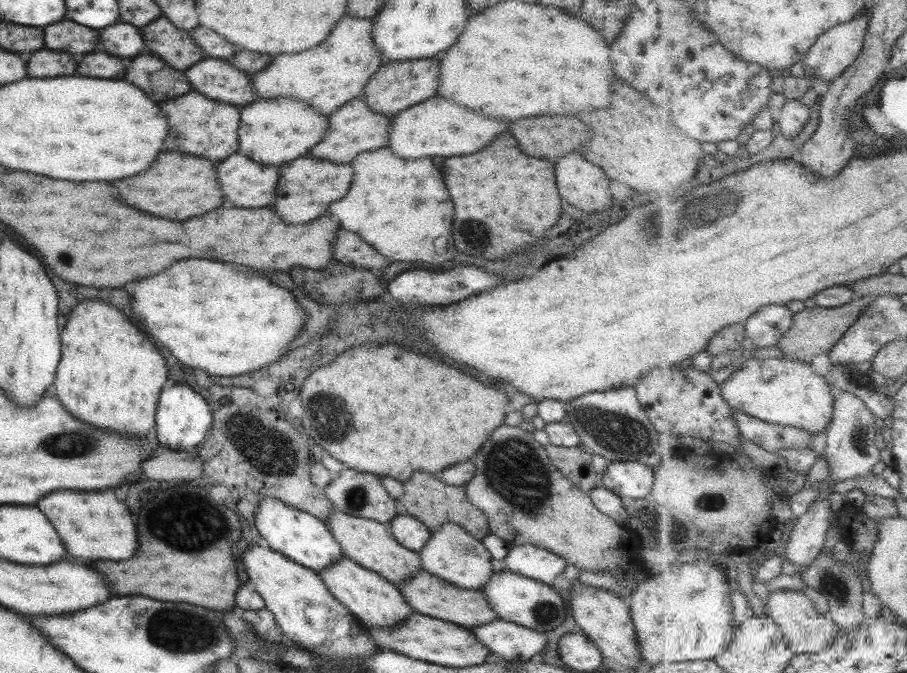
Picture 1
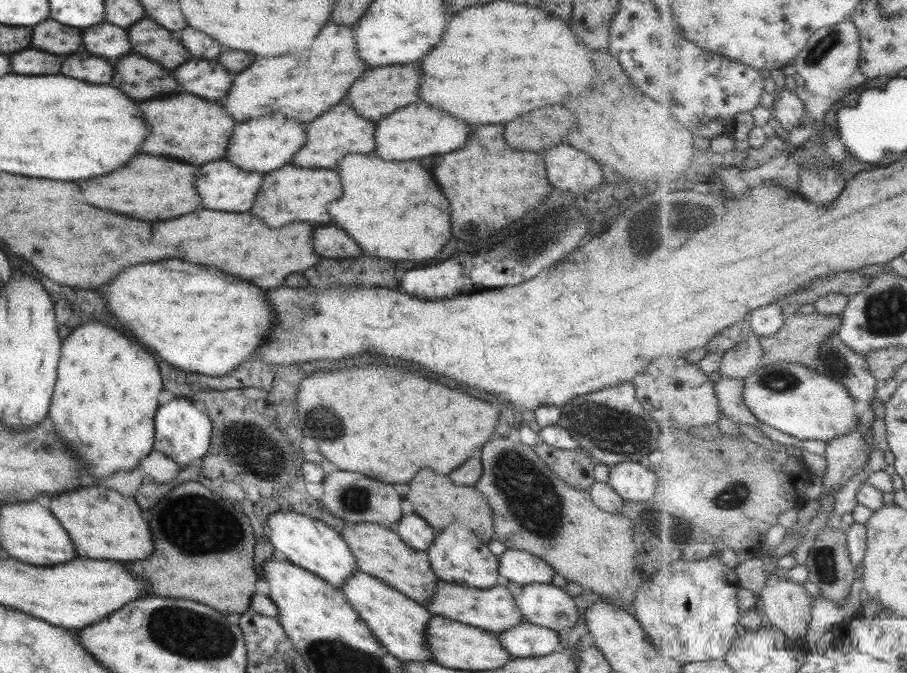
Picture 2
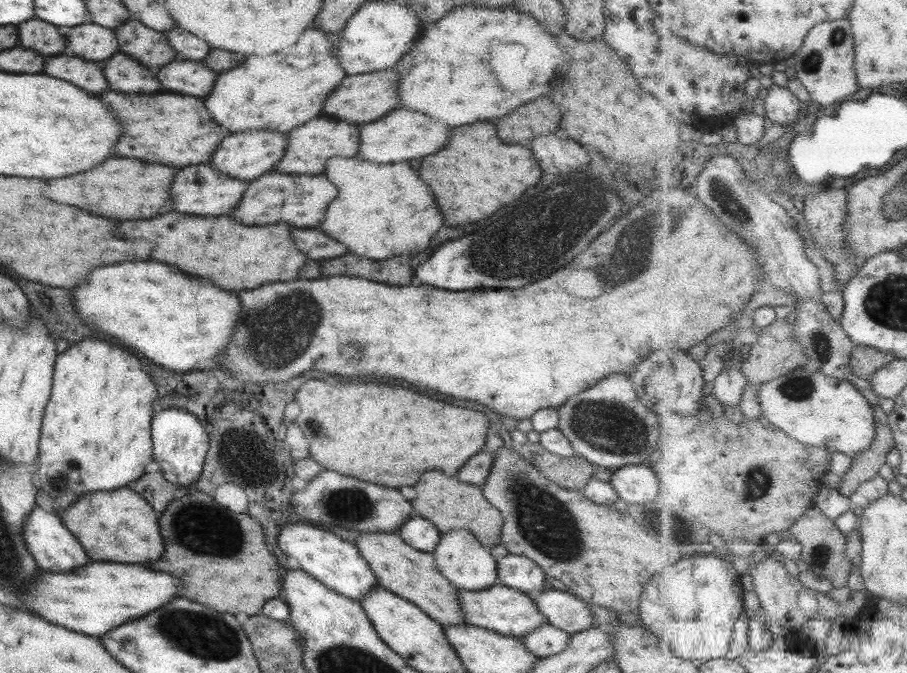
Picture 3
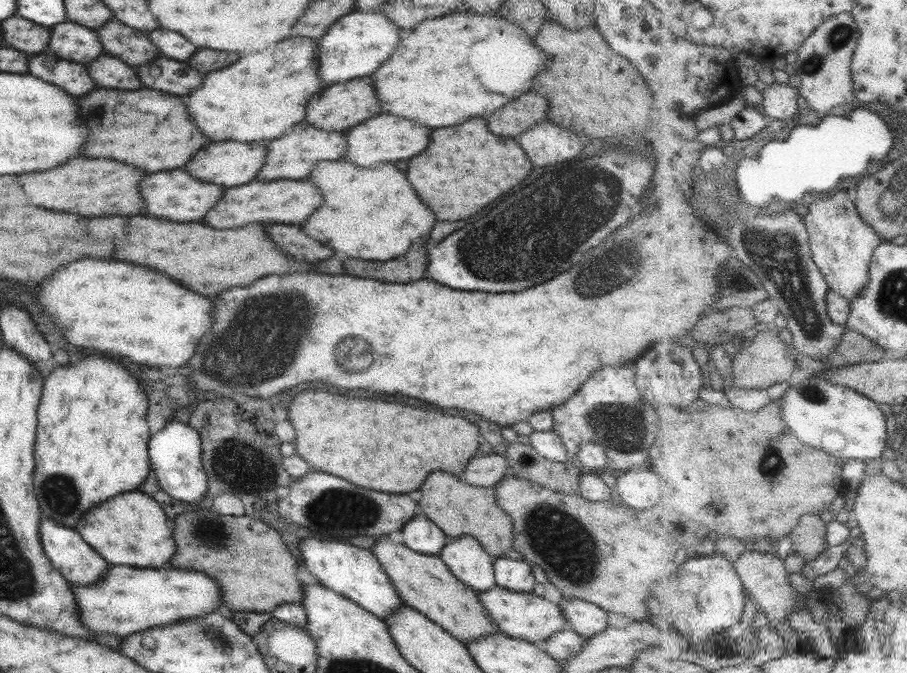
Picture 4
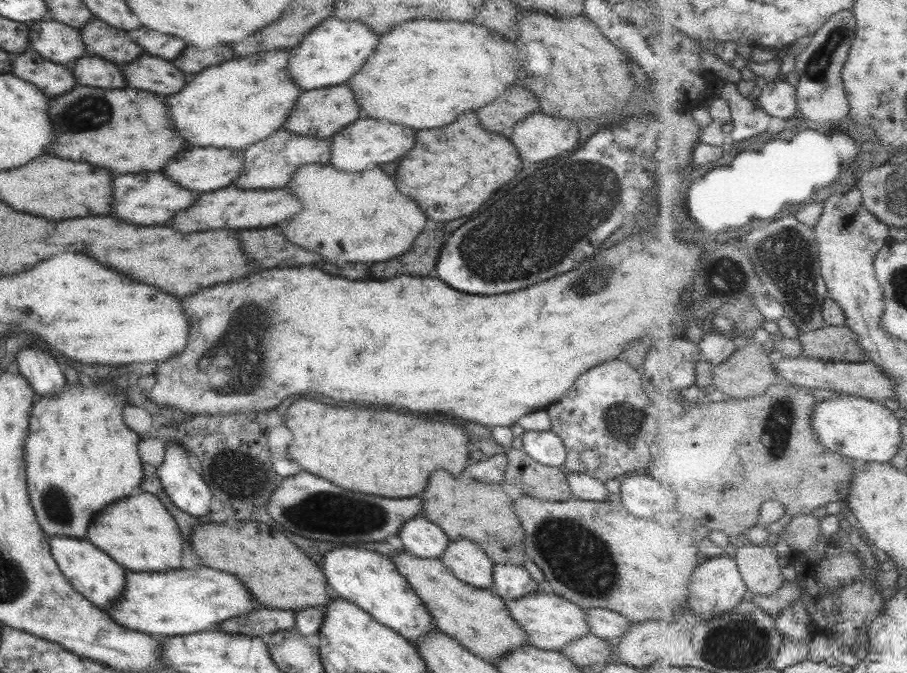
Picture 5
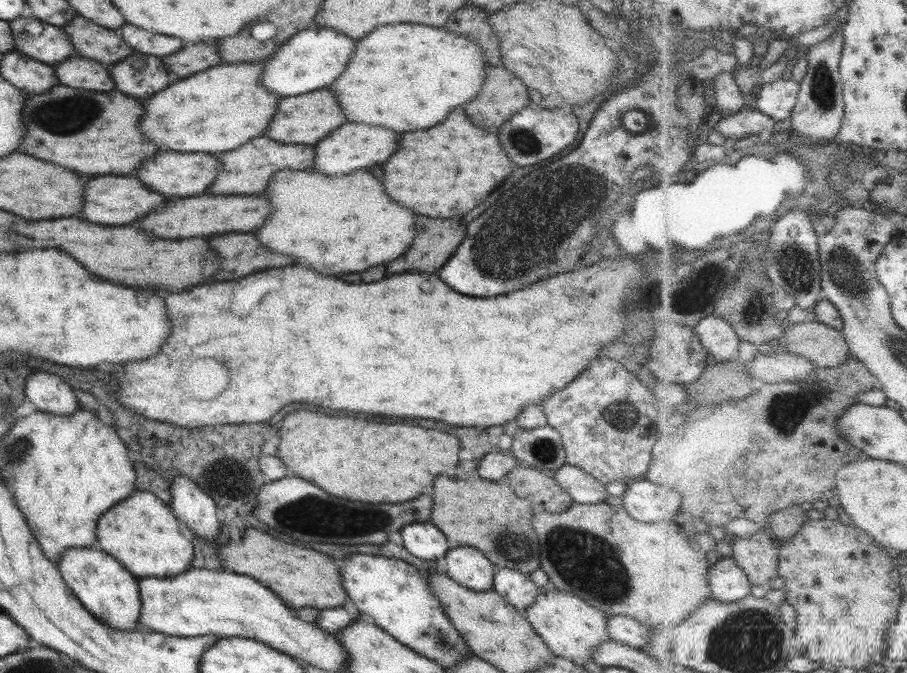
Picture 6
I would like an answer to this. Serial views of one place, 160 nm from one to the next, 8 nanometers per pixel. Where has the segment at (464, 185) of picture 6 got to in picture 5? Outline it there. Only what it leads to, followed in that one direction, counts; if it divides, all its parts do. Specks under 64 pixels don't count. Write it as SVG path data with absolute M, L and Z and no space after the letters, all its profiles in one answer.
M473 112L461 114L453 124L435 130L417 130L415 146L397 164L397 190L423 210L429 220L447 222L477 210L491 192L511 182L521 170L517 150L499 136L485 132Z

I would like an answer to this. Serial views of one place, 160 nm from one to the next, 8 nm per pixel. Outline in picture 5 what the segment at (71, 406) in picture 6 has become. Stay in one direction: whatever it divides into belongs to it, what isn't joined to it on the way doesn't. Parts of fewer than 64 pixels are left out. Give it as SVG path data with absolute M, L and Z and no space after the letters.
M19 348L16 373L23 375L37 397L57 394L65 384L59 364L39 348Z

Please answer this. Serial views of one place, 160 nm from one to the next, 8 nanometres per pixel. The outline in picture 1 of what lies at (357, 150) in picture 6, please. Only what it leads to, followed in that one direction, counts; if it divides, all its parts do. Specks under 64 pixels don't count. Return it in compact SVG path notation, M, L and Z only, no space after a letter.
M427 98L421 104L415 104L406 110L401 110L391 117L391 128L388 130L389 144L393 152L397 152L401 158L425 158L425 156L465 156L483 150L495 136L505 132L509 128L509 122L501 122L495 118L487 118L481 114L475 114L471 110L465 110L445 98Z

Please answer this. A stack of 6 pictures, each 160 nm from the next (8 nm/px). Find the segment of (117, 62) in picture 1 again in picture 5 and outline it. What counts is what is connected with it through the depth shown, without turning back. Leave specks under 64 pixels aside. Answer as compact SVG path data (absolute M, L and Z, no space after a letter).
M32 48L13 55L10 73L27 80L45 96L63 95L76 85L71 66L48 61Z

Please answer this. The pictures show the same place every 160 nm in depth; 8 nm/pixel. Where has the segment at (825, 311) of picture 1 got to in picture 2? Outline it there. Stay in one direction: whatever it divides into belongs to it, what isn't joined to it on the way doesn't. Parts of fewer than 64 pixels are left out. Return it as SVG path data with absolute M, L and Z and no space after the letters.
M796 312L786 317L786 322L774 336L761 336L762 365L769 366L776 362L803 363L808 367L817 366L820 359L822 344L836 332L841 325L842 316L826 315L819 312L806 315Z

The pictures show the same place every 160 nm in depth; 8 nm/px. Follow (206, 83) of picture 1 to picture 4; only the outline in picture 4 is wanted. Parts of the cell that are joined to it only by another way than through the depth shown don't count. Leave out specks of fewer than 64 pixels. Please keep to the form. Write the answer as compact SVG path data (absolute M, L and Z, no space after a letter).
M163 56L134 67L143 87L169 94L191 94L203 82L203 76L186 62L174 61Z

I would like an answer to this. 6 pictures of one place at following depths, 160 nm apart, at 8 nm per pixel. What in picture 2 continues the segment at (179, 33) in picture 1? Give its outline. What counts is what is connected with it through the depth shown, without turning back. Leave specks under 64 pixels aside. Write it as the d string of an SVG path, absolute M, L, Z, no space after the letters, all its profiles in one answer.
M147 16L126 30L131 54L159 63L170 72L191 58L176 32L165 30Z

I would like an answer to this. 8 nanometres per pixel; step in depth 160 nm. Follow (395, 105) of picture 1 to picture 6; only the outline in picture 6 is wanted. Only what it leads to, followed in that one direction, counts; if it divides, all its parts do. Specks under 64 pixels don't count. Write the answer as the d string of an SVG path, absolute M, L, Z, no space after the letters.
M327 89L313 90L299 96L281 98L280 103L277 103L275 115L263 135L280 143L315 145L343 122L345 118L343 112L339 110L335 96Z

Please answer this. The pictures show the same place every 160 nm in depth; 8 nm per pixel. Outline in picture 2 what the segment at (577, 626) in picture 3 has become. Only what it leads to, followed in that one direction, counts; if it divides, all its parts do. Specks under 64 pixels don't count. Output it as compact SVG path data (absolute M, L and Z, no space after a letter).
M551 583L511 586L510 590L523 621L561 632L573 626L579 616L575 599Z

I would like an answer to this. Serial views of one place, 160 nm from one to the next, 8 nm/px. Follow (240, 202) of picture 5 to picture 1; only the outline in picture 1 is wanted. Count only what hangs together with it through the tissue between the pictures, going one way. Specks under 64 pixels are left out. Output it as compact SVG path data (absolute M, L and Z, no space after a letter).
M309 155L295 158L293 161L280 165L279 168L281 168L281 182L279 182L279 196L273 210L285 222L291 222L291 224L303 224L323 214L323 210L331 202L347 194L351 178L353 178L353 170L349 164L315 160Z

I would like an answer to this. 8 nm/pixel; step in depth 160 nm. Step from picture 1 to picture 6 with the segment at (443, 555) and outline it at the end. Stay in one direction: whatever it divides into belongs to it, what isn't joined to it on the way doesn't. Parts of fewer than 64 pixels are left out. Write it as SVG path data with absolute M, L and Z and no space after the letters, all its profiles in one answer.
M461 546L444 554L445 575L460 586L474 592L491 589L495 566L487 562L477 550Z

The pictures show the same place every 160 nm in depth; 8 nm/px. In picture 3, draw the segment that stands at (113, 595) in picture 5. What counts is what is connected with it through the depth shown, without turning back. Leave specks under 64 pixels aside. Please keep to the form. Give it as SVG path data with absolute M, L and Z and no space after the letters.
M35 506L27 518L23 520L23 544L27 548L27 552L31 554L31 558L35 560L37 569L47 572L71 572L79 566L83 566L87 562L87 556L83 554L83 548L79 546L79 542L63 528L61 520L51 514L51 512L45 512L43 508Z

